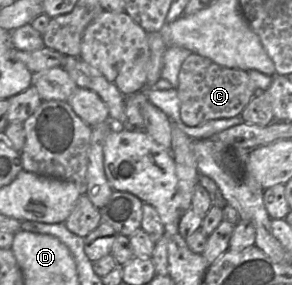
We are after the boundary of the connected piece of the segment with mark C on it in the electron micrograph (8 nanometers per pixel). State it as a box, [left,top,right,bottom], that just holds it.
[178,53,258,126]

